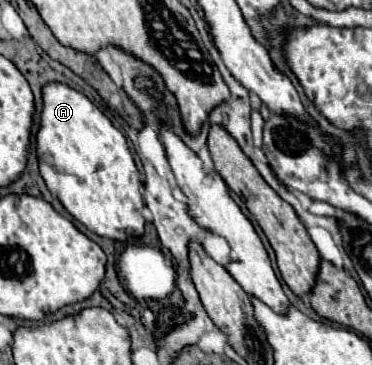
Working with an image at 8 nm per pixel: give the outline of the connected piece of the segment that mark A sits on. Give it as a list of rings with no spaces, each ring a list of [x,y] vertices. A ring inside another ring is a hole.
[[[48,82],[42,88],[42,118],[40,130],[36,134],[36,154],[40,164],[40,174],[62,206],[88,230],[110,240],[126,240],[130,236],[142,236],[144,216],[142,216],[142,194],[138,168],[134,164],[132,152],[124,134],[114,128],[108,116],[98,110],[82,92],[70,88],[66,82]]]

